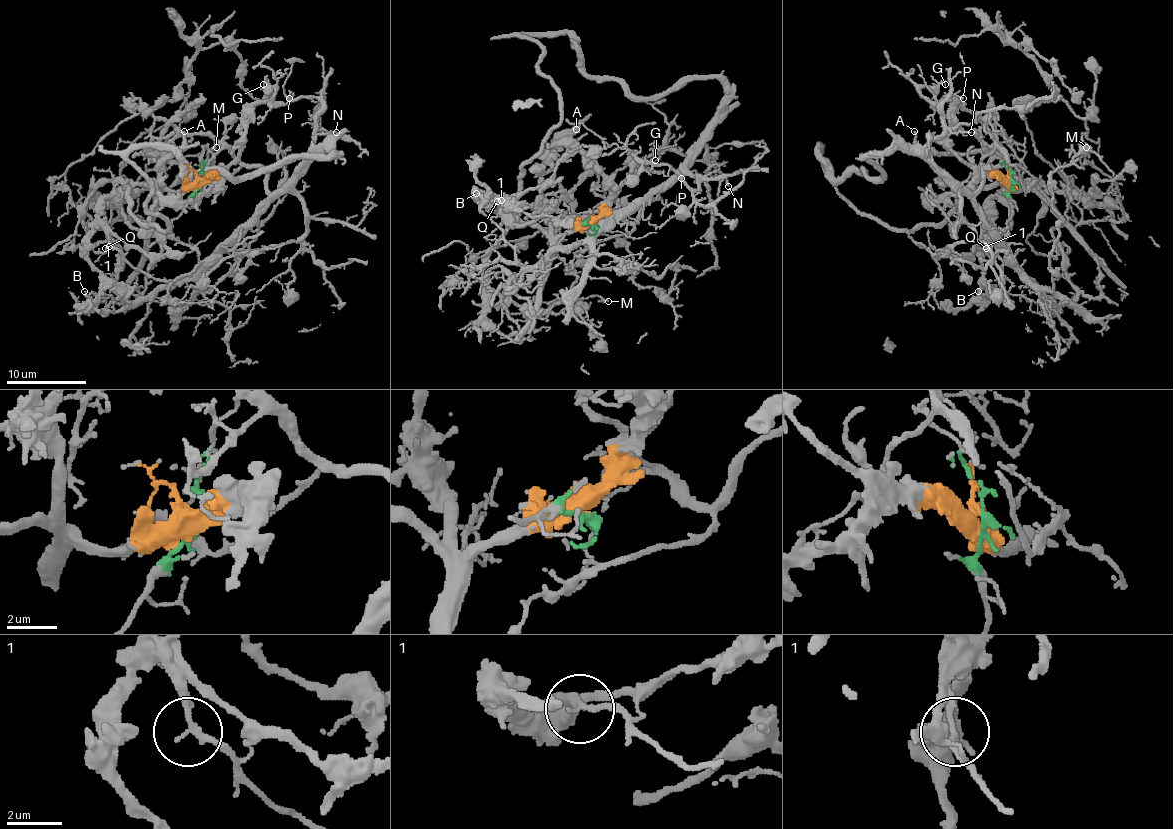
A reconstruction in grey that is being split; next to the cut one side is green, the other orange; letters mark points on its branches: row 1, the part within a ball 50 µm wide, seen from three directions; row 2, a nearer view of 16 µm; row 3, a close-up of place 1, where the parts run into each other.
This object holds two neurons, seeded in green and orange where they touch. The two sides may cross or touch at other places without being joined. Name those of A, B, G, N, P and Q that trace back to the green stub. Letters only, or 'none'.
G, N, P, Q

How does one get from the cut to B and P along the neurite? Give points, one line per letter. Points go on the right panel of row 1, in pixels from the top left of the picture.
B: (1009, 178), (1017, 190), (1021, 184), (1009, 184), (991, 200), (991, 226), (981, 240), (985, 300), (977, 292)
P: (1009, 178), (999, 145), (1007, 162), (989, 164), (973, 192), (933, 162), (943, 99), (963, 99)

